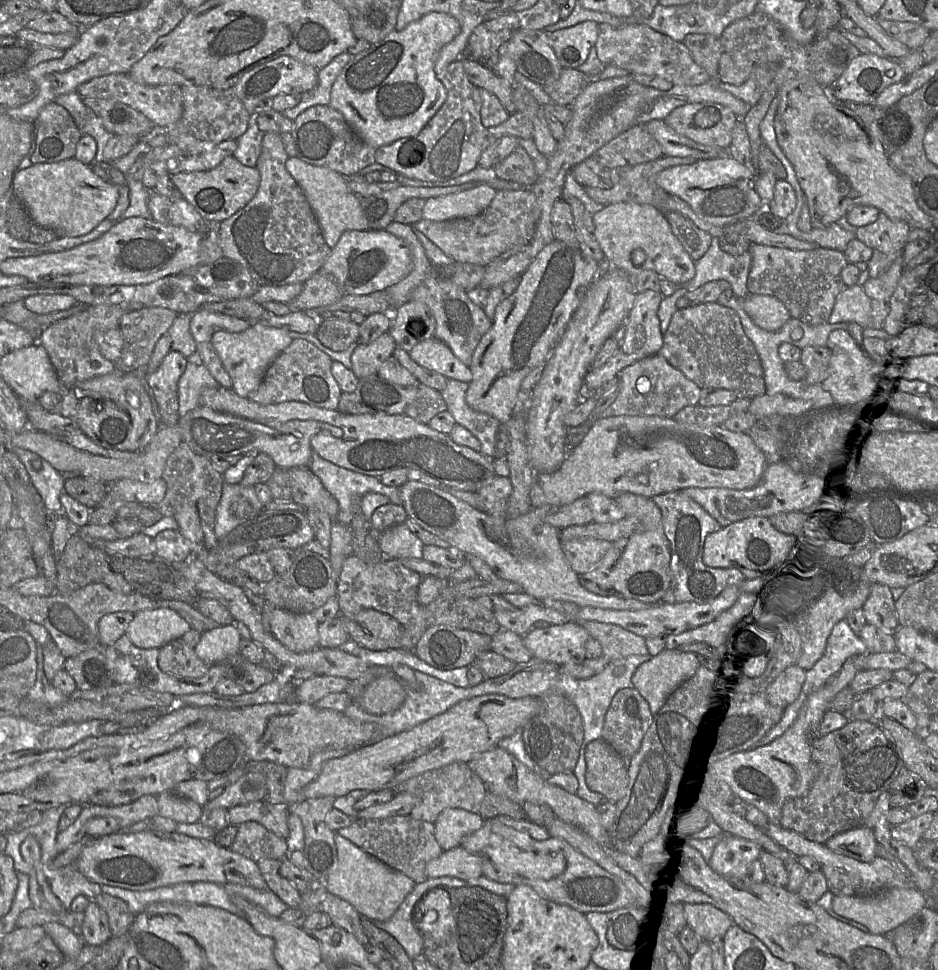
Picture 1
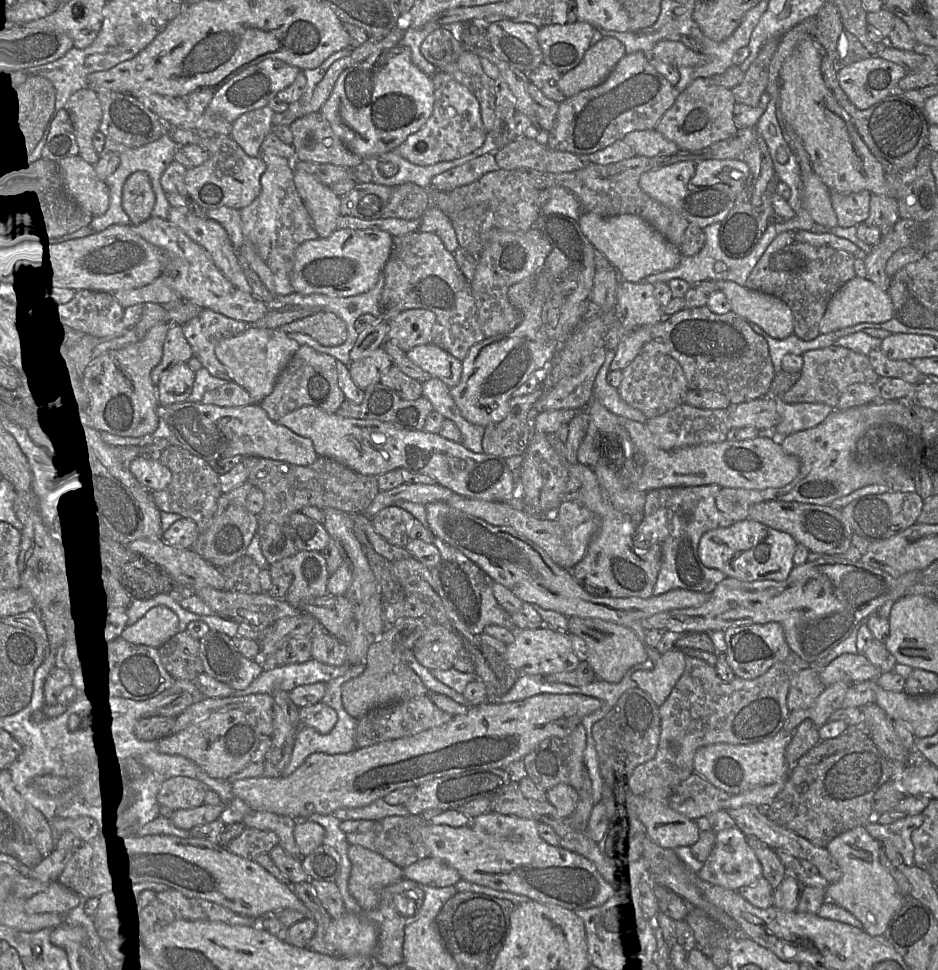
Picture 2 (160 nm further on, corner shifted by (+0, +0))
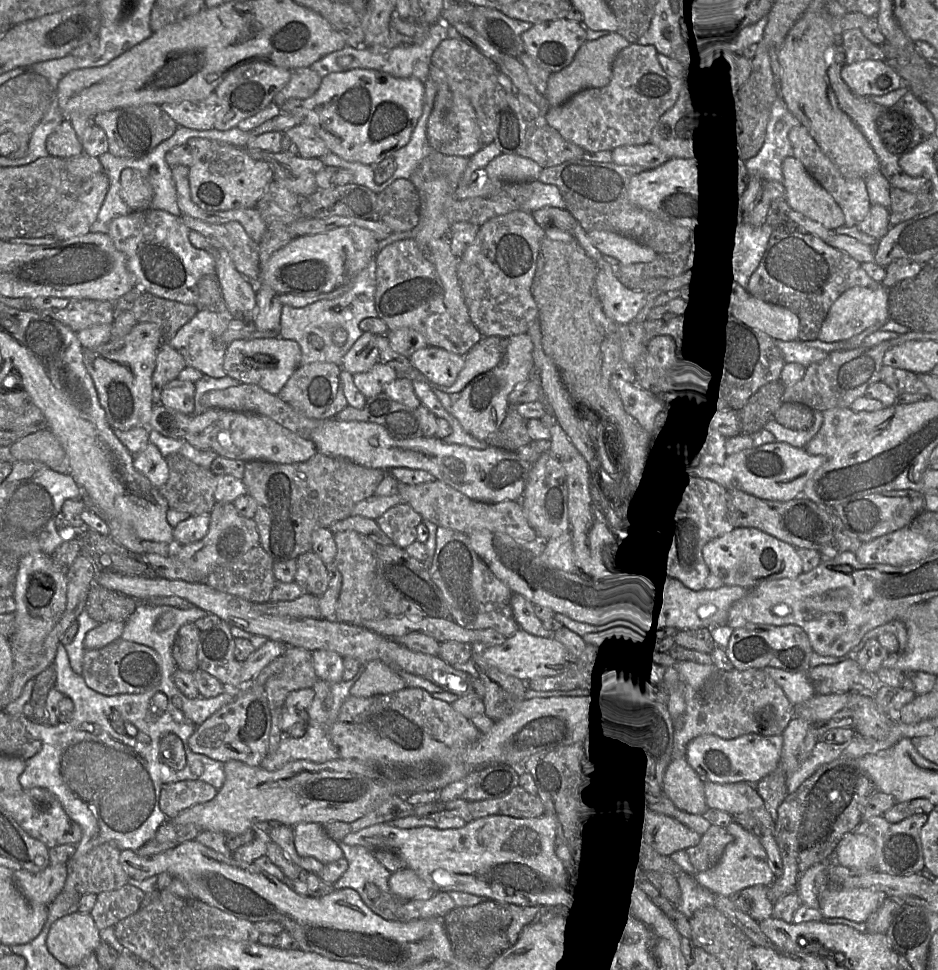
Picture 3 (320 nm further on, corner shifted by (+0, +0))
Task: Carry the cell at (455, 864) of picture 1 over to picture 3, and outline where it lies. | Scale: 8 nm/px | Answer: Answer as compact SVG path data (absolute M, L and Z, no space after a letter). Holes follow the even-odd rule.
M403 867L390 875L389 887L395 896L403 900L429 899L436 893L408 867Z

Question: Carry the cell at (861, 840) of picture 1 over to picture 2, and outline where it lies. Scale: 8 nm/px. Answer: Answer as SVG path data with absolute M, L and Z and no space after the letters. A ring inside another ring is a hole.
M857 826L835 837L826 848L842 872L841 879L826 888L826 900L853 914L867 934L873 937L884 935L890 920L902 908L906 898L899 894L894 878L880 861L880 843L864 826Z

